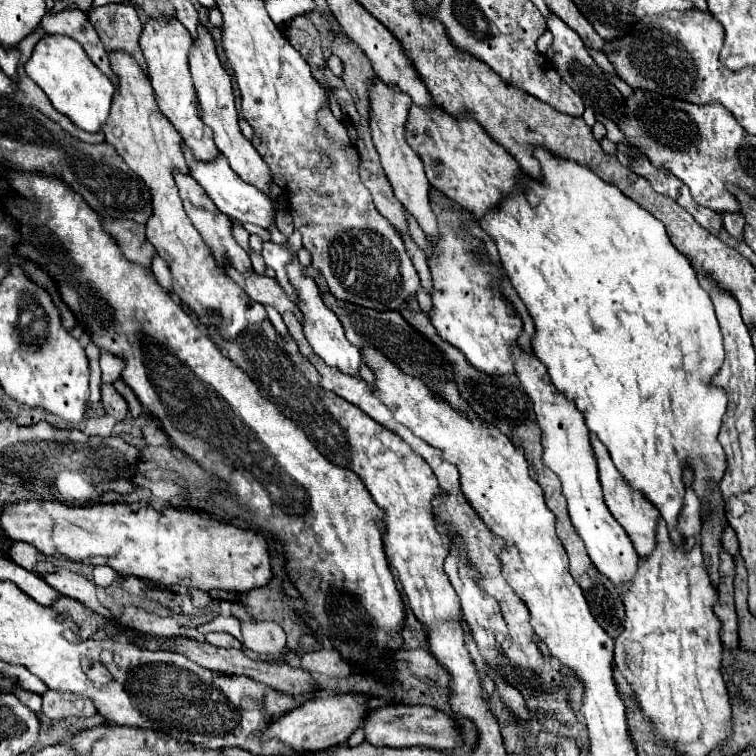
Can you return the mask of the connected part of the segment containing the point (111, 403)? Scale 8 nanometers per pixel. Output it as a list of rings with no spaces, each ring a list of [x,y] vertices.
[[[102,384],[102,406],[108,416],[116,418],[116,422],[122,422],[128,416],[128,406],[112,384]]]

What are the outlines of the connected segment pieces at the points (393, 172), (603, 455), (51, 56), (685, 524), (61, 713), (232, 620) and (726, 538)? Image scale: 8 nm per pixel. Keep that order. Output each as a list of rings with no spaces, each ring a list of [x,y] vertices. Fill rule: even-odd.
[[[376,78],[374,86],[372,86],[372,120],[370,120],[372,140],[374,140],[374,146],[380,154],[380,162],[386,170],[386,176],[394,186],[396,198],[414,216],[414,220],[420,224],[420,228],[424,230],[426,236],[440,238],[438,220],[436,220],[436,214],[430,206],[430,184],[424,174],[424,164],[422,164],[420,156],[406,142],[406,120],[408,120],[410,106],[412,106],[412,100],[406,94],[392,90],[390,86],[384,86]]]
[[[590,434],[590,442],[598,460],[598,474],[600,474],[600,482],[604,488],[604,500],[606,506],[610,508],[612,516],[618,520],[618,524],[626,530],[626,534],[630,536],[630,540],[634,542],[634,548],[638,552],[640,558],[646,558],[648,554],[652,554],[652,550],[656,548],[656,524],[660,518],[660,512],[640,494],[640,492],[632,492],[632,488],[624,482],[622,474],[616,470],[616,466],[610,460],[610,454],[606,450],[606,446],[596,438],[596,434]]]
[[[46,34],[32,52],[32,58],[24,66],[26,74],[44,90],[52,106],[68,116],[72,124],[86,132],[98,132],[108,118],[114,86],[106,74],[102,74],[94,62],[86,56],[84,48],[68,36]]]
[[[686,472],[686,498],[678,522],[678,530],[682,536],[696,536],[700,532],[700,508],[698,508],[700,502],[690,484],[692,484],[692,472]]]
[[[48,690],[42,696],[42,712],[46,718],[70,718],[70,716],[94,716],[96,708],[90,698],[80,698],[78,694],[64,694],[58,690]]]
[[[224,616],[224,632],[231,634],[242,643],[240,622],[233,616]]]
[[[728,525],[726,526],[722,535],[723,548],[729,552],[733,558],[737,557],[740,553],[739,543],[735,531]]]

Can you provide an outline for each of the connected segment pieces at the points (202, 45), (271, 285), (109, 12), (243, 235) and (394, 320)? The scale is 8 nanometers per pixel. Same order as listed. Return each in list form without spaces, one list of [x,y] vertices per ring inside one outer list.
[[[202,24],[198,26],[198,40],[194,42],[194,46],[190,50],[190,72],[192,72],[194,90],[196,90],[200,108],[202,108],[202,120],[214,130],[214,142],[216,142],[218,150],[228,158],[232,170],[242,180],[254,184],[256,188],[262,188],[268,194],[268,188],[272,184],[272,176],[268,174],[268,166],[262,160],[262,156],[254,150],[250,140],[246,140],[242,136],[242,132],[240,132],[238,112],[236,112],[236,106],[234,106],[234,94],[232,94],[230,76],[222,68],[222,64],[220,64],[220,60],[216,56],[214,40],[212,40],[212,36],[208,34],[208,30]]]
[[[228,268],[228,276],[240,284],[246,294],[254,300],[254,302],[260,302],[264,306],[272,306],[276,308],[280,314],[284,312],[292,312],[300,322],[302,322],[302,312],[300,308],[290,302],[290,298],[284,294],[284,290],[280,288],[280,284],[276,282],[276,278],[268,278],[268,276],[258,276],[258,274],[250,274],[250,278],[244,278],[238,270],[232,270]]]
[[[132,4],[98,6],[88,14],[88,18],[96,28],[106,52],[130,54],[140,64],[144,74],[148,74],[144,54],[138,46],[142,34],[142,22],[138,20],[136,8]]]
[[[232,219],[231,222],[234,239],[244,250],[249,251],[251,249],[249,245],[249,232],[247,232],[237,220]]]
[[[322,292],[322,300],[340,318],[340,322],[346,330],[346,336],[352,344],[356,344],[358,348],[368,344],[370,348],[380,350],[404,374],[420,376],[420,380],[430,388],[430,392],[436,394],[438,398],[446,400],[454,410],[466,414],[470,420],[478,418],[478,414],[472,410],[472,406],[460,396],[454,366],[450,364],[448,356],[438,346],[434,346],[428,338],[424,338],[414,326],[410,326],[400,312],[378,312],[378,310],[370,310],[364,306],[356,306],[346,300],[338,300],[332,292]]]

